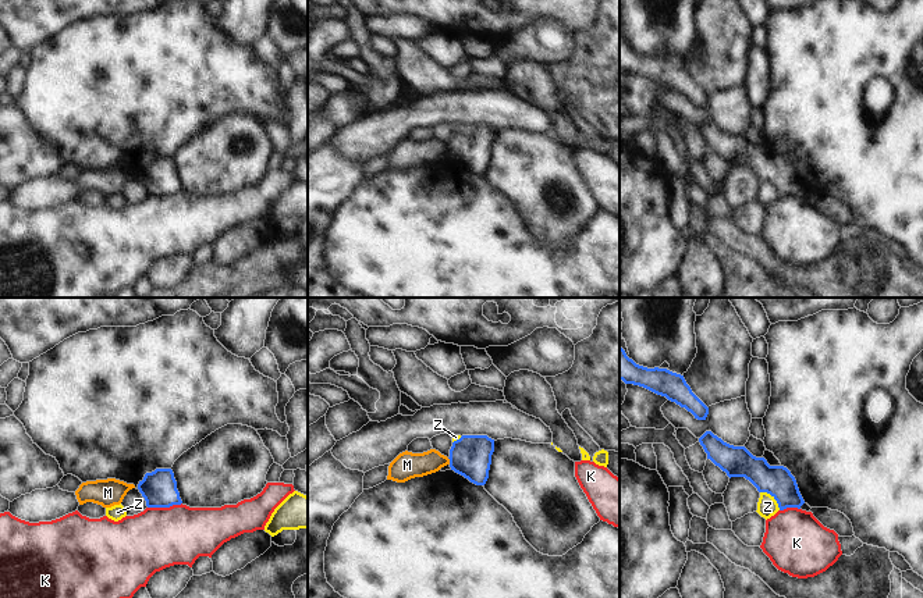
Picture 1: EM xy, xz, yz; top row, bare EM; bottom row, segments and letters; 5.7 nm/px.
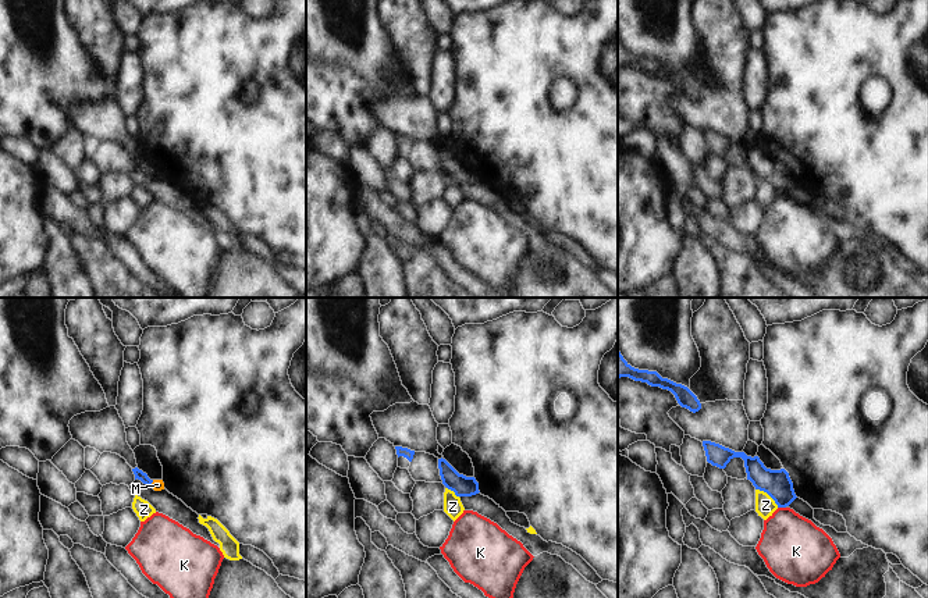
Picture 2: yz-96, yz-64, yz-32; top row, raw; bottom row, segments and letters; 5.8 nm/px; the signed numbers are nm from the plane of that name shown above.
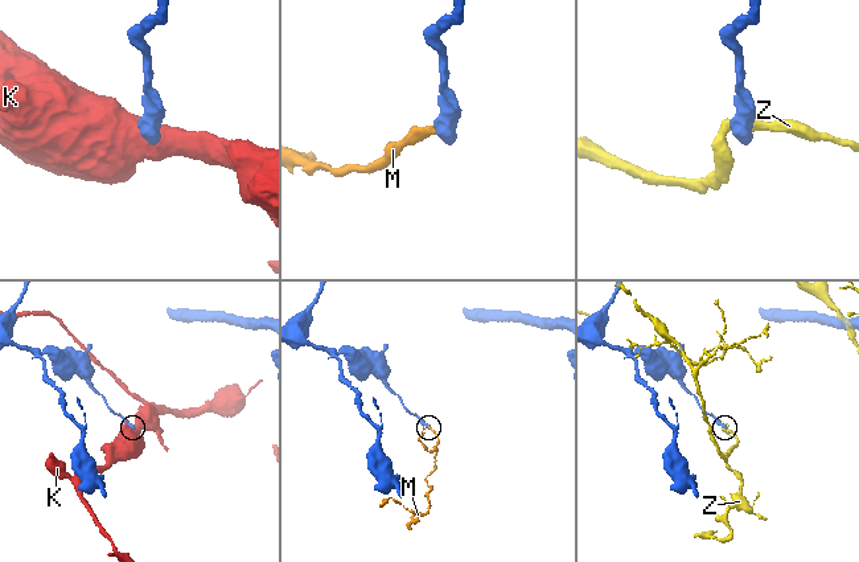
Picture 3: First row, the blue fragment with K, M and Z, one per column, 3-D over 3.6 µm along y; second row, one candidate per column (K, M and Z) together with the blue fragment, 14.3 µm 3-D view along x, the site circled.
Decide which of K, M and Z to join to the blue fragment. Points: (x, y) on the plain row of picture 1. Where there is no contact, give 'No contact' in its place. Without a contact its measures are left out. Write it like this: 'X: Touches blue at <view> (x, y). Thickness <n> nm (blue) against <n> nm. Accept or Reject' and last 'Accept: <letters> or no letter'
K: Touches blue at xy (164, 195). Thickness 200 nm (blue) against 360 nm. Reject
M: Touches blue at xz (450, 149). Thickness 240 nm (blue) against 160 nm. Reject
Z: Touches blue at yz (774, 187). Thickness 180 nm (blue) against 120 nm. Reject
Accept: no letter

